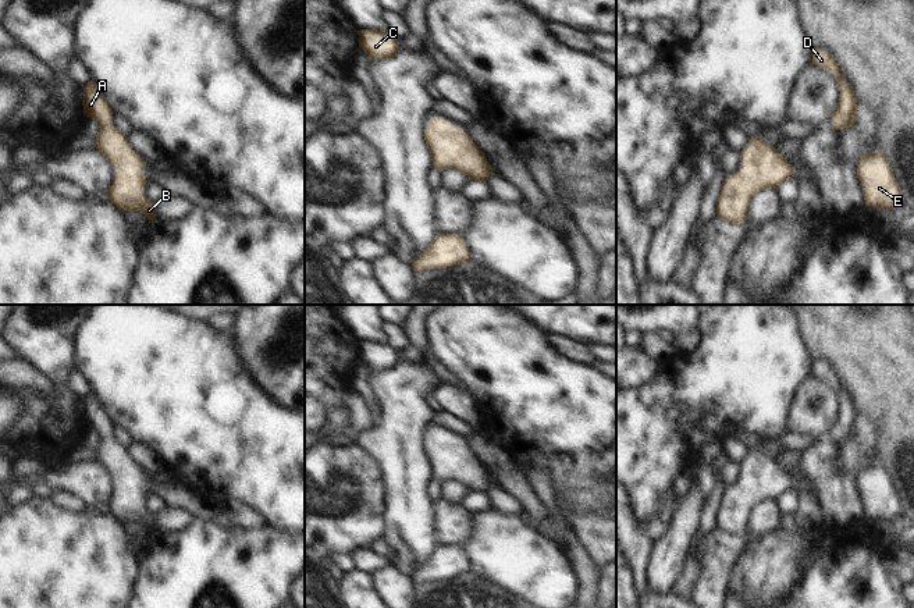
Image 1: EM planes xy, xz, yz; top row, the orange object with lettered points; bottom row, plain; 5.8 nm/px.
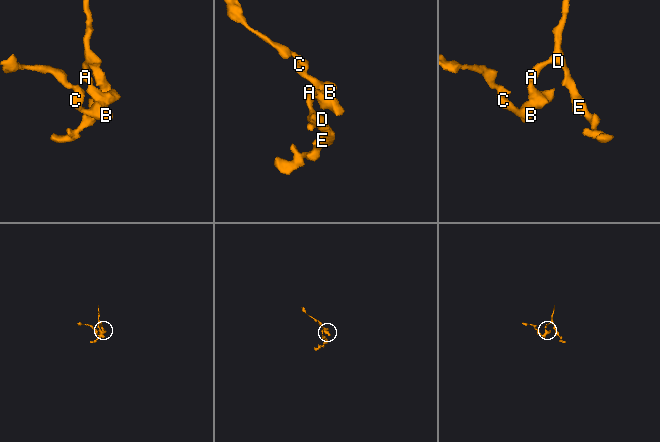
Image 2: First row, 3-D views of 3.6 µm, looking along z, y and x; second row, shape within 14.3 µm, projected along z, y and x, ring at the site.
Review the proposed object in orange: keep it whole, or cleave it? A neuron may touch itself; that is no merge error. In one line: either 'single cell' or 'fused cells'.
single cell

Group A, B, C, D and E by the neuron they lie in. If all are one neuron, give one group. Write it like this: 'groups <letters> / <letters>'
groups A B C D E

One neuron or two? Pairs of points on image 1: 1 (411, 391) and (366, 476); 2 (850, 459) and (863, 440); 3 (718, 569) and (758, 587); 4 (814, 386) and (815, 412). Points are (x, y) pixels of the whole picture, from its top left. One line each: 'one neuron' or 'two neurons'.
1: two neurons
2: one neuron
3: two neurons
4: one neuron

